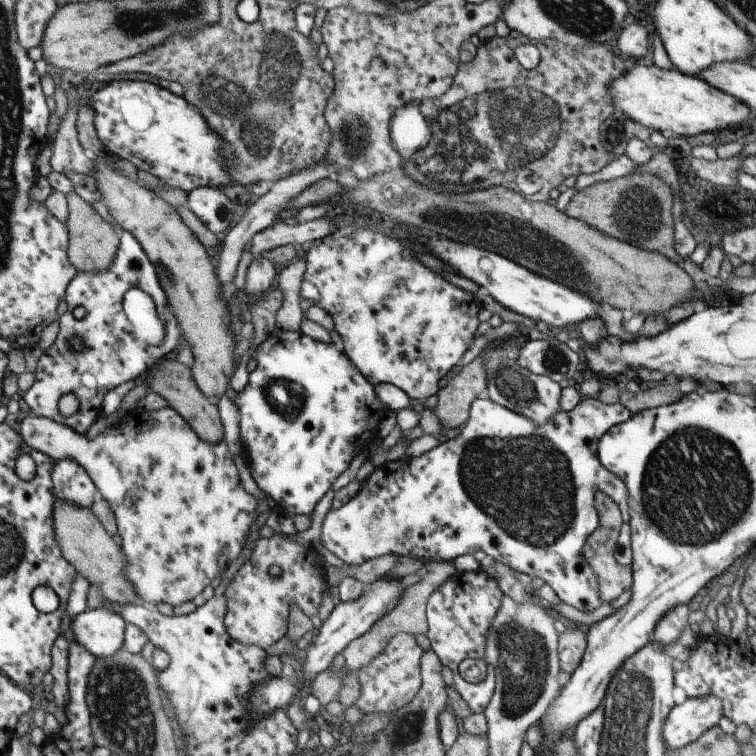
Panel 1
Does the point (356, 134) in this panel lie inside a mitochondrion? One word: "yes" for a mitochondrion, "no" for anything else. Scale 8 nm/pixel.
yes

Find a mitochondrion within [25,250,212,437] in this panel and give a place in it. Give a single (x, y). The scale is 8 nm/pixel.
(168, 278)

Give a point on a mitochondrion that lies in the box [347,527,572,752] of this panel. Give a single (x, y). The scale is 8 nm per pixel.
(523, 659)

